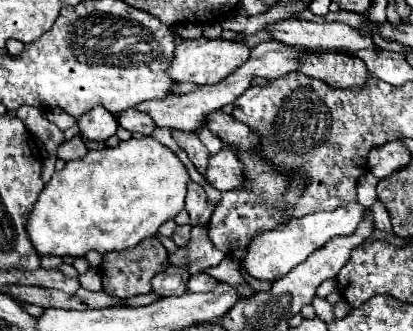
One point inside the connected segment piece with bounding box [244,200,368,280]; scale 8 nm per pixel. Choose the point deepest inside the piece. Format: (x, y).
(271, 255)

